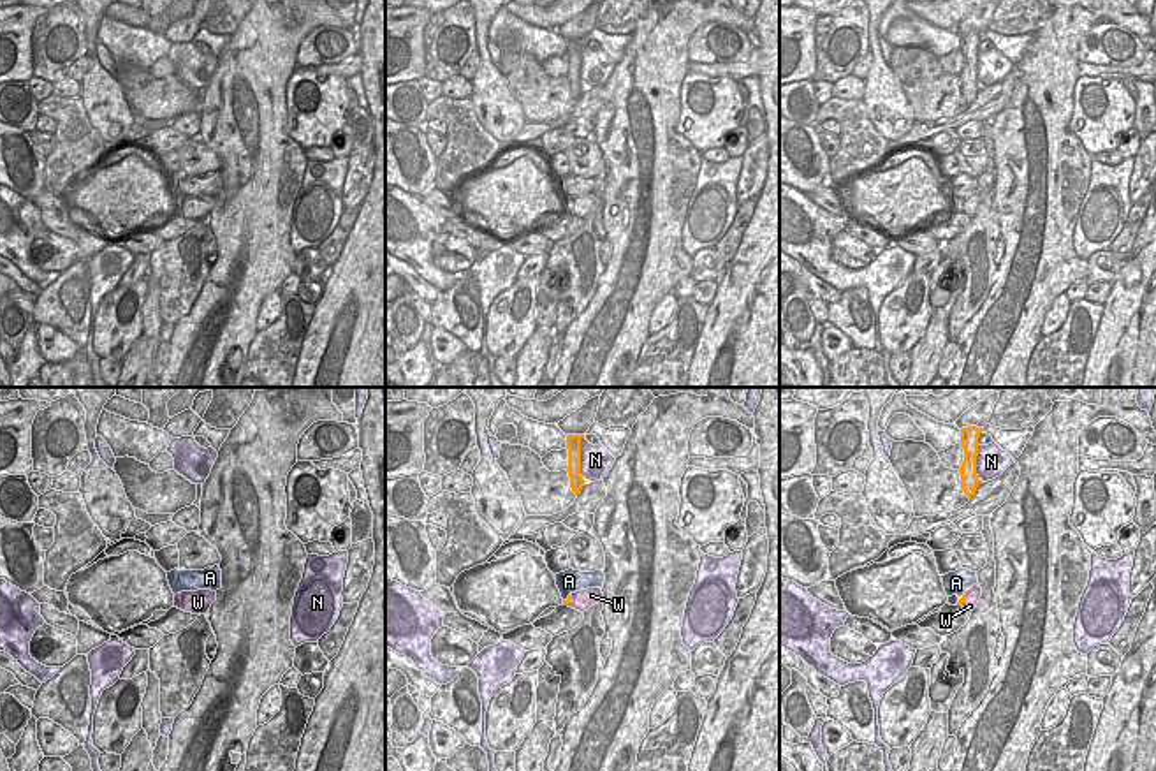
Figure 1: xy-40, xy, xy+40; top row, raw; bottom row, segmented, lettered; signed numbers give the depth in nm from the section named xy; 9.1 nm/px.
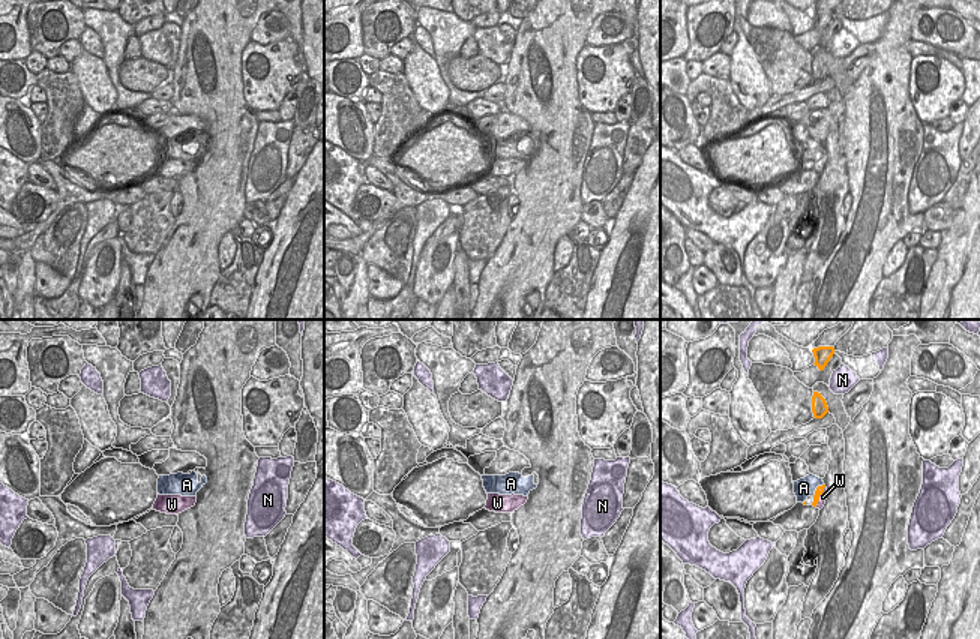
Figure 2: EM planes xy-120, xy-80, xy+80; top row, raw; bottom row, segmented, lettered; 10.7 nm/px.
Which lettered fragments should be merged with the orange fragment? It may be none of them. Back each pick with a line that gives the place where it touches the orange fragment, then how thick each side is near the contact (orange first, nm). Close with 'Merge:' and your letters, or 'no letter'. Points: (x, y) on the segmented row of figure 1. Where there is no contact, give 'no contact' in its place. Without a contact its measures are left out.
Merge: no letter

